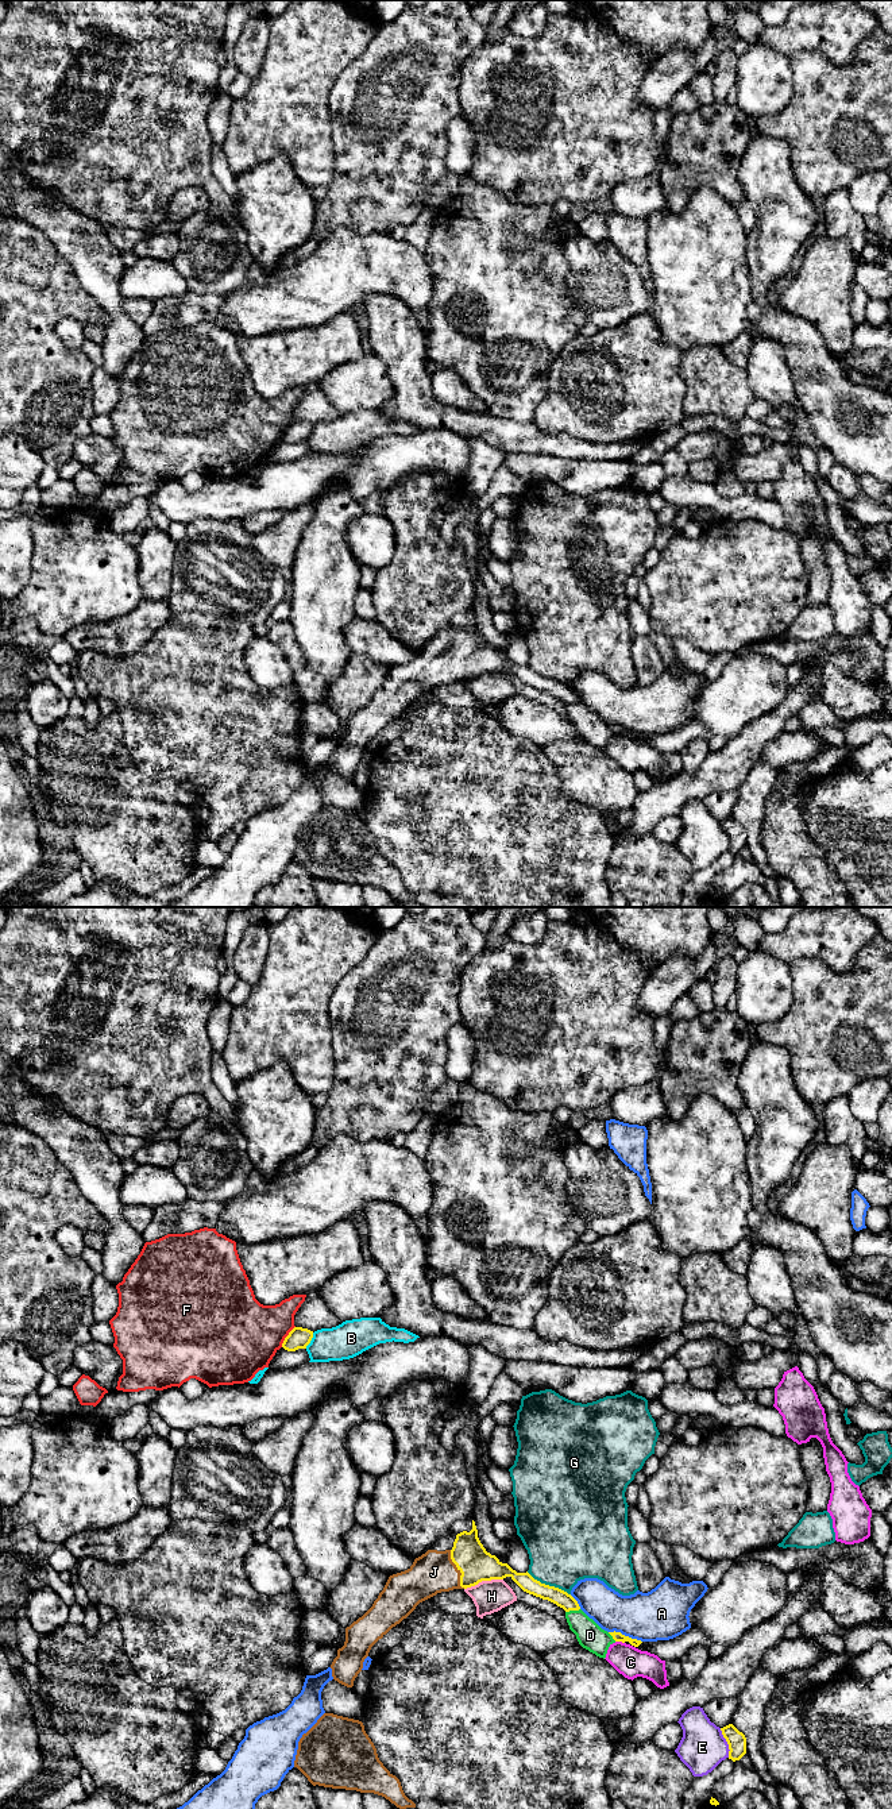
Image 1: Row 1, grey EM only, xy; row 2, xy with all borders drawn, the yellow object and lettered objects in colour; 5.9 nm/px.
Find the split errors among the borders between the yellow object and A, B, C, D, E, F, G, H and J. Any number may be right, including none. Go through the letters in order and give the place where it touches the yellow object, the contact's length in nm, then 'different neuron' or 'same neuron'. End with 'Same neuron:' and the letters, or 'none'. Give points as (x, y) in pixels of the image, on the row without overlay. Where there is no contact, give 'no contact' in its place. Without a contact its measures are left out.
A: xy (624, 728) | 220 nm | different neuron
B: xy (309, 434) | 110 nm | different neuron
C: xy (620, 733) | 60 nm | different neuron
D: xy (572, 702) | 90 nm | different neuron
E: xy (728, 836) | 190 nm | different neuron
F: xy (286, 429) | 150 nm | different neuron
G: xy (548, 678) | 300 nm | different neuron
H: xy (483, 672) | 240 nm | different neuron
J: xy (458, 662) | 240 nm | same neuron
Same neuron: J

